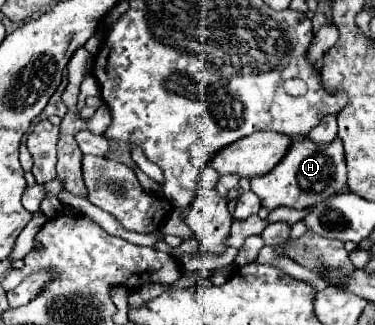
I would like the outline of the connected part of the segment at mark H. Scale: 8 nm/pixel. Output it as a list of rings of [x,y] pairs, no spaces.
[[[299,137],[297,141],[293,141],[285,159],[269,175],[251,179],[253,193],[259,197],[261,205],[267,207],[269,211],[277,207],[307,209],[311,205],[321,203],[323,199],[327,199],[345,185],[347,185],[347,171],[339,139],[335,139],[329,147],[317,147],[307,137]]]

